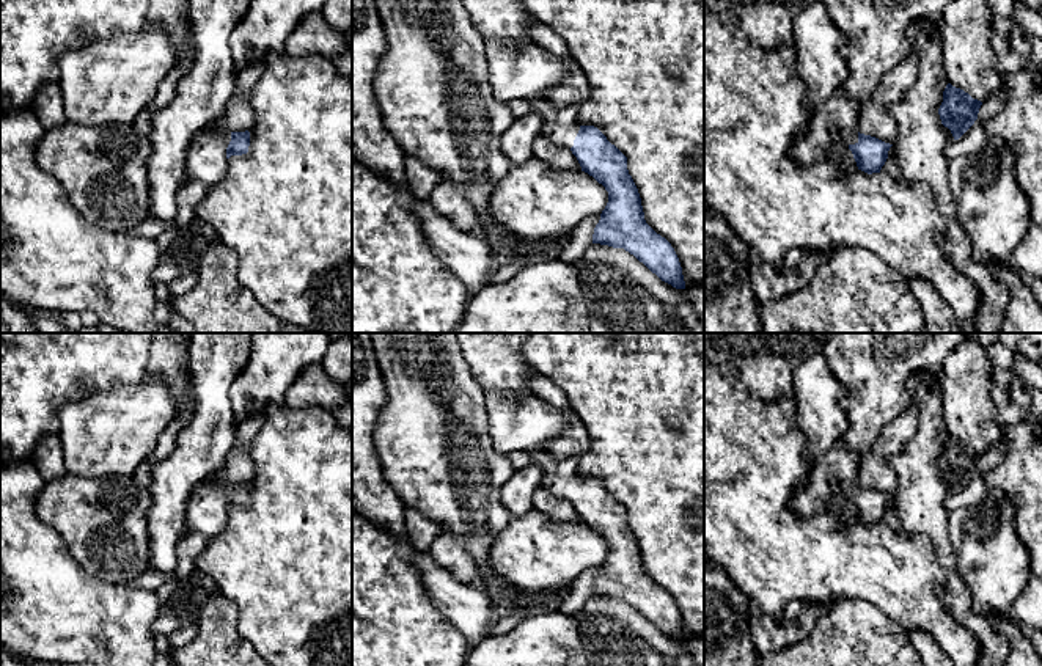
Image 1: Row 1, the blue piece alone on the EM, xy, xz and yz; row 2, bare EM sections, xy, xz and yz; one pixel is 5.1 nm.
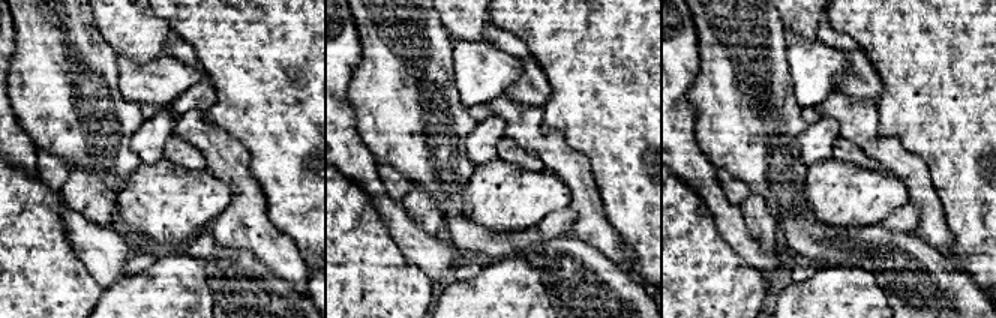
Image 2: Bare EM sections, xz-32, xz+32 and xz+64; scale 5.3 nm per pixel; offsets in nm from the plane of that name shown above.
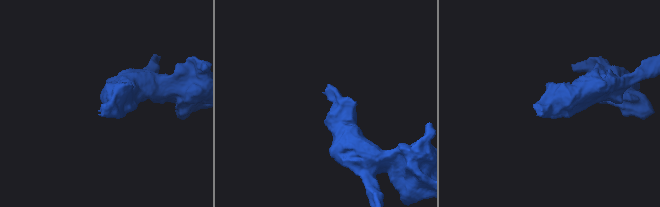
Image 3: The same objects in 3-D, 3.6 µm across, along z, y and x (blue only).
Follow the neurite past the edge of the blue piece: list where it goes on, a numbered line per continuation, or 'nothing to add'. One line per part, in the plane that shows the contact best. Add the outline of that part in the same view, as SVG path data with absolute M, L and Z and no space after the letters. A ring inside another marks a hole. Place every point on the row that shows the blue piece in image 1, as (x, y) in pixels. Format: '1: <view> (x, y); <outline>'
1: xy (206, 162); M201 129L190 148L185 160L189 177L206 185L214 185L228 171L226 148L231 141L231 132L222 129Z

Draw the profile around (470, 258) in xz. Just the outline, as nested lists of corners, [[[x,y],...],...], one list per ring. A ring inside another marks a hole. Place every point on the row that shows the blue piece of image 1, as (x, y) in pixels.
[[[416,199],[412,204],[421,232],[440,262],[465,286],[470,294],[489,284],[493,259],[500,256],[486,237],[476,229],[462,232],[431,201]]]

